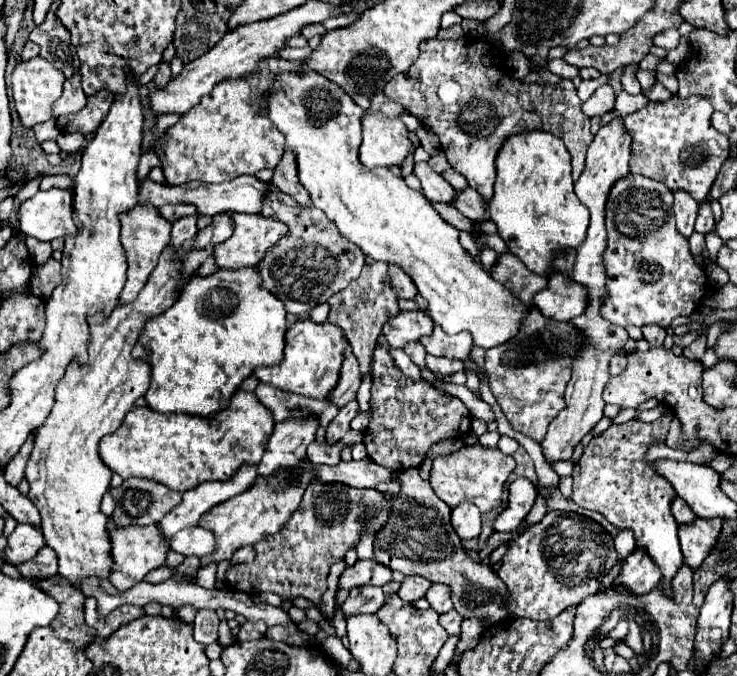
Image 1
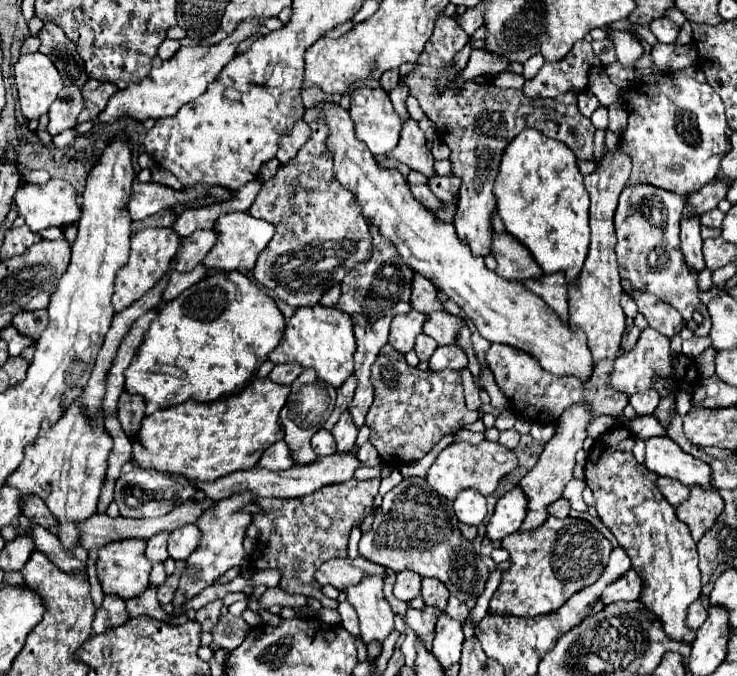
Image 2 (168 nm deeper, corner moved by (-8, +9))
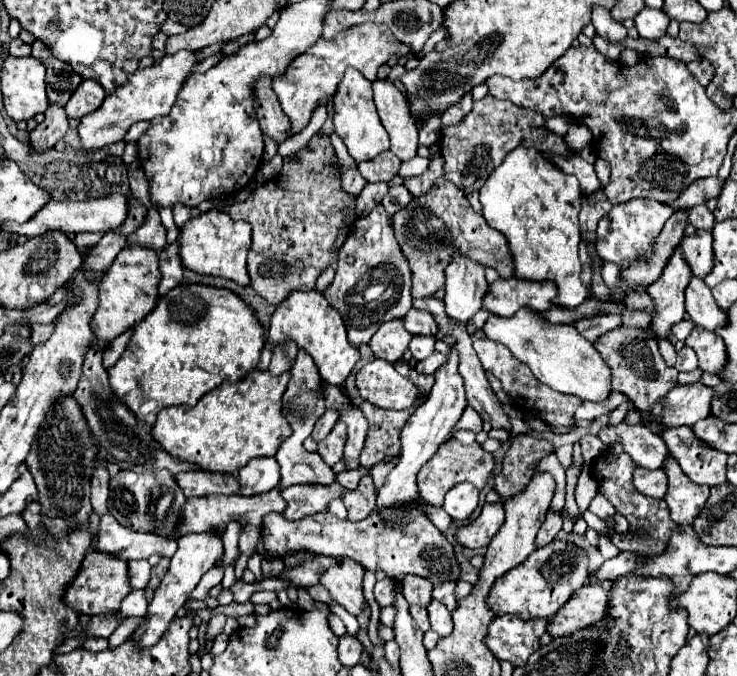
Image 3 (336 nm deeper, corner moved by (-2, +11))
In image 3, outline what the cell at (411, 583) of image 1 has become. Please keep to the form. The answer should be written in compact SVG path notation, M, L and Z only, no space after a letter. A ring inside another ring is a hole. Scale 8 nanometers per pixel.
M389 577L383 579L383 581L377 581L373 595L375 595L375 601L379 603L379 607L393 605L393 601L395 601L395 581L389 579Z

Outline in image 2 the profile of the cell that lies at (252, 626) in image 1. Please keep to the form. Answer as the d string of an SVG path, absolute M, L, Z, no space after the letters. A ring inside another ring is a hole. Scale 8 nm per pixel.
M271 587L271 589L267 589L259 597L261 609L269 609L273 605L281 605L281 607L305 607L307 601L309 601L309 597L305 597L305 595L289 595L285 591L281 591L279 587Z

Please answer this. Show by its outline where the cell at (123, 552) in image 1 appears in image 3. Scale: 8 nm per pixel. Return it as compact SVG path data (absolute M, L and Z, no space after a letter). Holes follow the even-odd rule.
M89 551L81 563L79 573L75 579L67 585L65 591L65 605L77 611L79 615L103 615L103 613L115 613L121 605L121 601L129 595L129 575L127 575L127 563L111 557L107 553L95 553Z

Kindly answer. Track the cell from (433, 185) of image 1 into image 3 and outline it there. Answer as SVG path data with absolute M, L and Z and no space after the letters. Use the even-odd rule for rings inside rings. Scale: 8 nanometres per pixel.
M375 79L373 83L373 101L381 123L391 139L391 151L407 161L417 155L417 127L411 119L407 99L389 79Z

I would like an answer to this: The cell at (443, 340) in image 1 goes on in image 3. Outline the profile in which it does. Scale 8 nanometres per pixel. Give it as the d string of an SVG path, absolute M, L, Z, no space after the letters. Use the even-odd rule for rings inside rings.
M411 309L403 317L403 325L411 335L435 335L437 333L437 325L431 313L419 311L419 309Z

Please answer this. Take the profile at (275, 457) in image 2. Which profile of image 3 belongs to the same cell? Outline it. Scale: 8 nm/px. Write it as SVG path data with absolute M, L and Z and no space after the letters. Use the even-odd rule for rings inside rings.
M257 457L237 473L237 479L239 479L237 495L245 497L259 495L279 485L279 465L275 457Z

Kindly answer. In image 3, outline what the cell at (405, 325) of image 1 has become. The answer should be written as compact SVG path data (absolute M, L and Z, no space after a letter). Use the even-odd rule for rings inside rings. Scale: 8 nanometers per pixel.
M393 319L393 321L383 323L377 329L377 333L369 341L369 347L373 349L375 357L395 363L397 359L403 357L405 349L409 347L411 337L413 335L407 333L407 329L403 327L403 321L401 319Z

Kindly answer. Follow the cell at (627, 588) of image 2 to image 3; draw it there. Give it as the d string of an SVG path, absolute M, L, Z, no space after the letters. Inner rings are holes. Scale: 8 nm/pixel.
M611 581L607 583L587 583L583 589L577 589L571 595L571 601L559 609L559 613L549 621L547 633L557 637L569 637L575 631L581 631L595 621L599 621L607 613L607 595L611 589Z

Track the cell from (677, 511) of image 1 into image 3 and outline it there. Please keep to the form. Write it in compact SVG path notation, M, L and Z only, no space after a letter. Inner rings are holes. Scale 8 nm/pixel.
M635 467L635 473L633 473L633 485L639 493L647 495L647 497L653 497L653 499L663 499L665 493L667 493L667 475L663 469L655 469L655 471L649 471L649 469L639 469Z

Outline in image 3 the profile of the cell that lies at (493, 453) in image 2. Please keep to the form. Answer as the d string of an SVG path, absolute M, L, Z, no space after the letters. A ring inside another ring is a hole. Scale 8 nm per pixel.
M451 437L443 445L439 445L439 449L431 457L431 461L427 461L427 465L423 465L421 471L417 473L419 495L421 495L421 499L425 503L441 507L445 493L453 485L457 485L461 481L467 481L467 483L473 483L477 489L483 489L483 485L489 479L491 471L493 471L493 455L491 453L483 451L481 445L477 445L477 443L473 443L473 445L461 445L455 437Z

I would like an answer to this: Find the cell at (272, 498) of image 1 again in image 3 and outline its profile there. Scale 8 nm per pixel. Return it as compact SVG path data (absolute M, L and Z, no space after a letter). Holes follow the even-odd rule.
M185 533L177 539L177 545L179 545L179 549L171 557L171 567L165 573L161 585L155 589L155 595L153 595L151 603L147 605L147 613L143 615L145 621L131 633L131 641L139 649L147 649L147 647L155 645L161 639L161 635L167 631L167 627L169 627L171 619L175 617L175 613L185 605L189 593L197 587L199 579L223 555L223 541L215 533Z

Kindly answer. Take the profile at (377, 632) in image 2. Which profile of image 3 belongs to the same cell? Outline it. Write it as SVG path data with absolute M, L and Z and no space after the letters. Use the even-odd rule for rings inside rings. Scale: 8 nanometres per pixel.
M343 557L343 559L339 559L337 565L331 565L331 569L327 569L323 573L319 583L351 615L359 615L363 605L365 605L363 591L361 591L363 573L365 573L365 569L359 563Z

